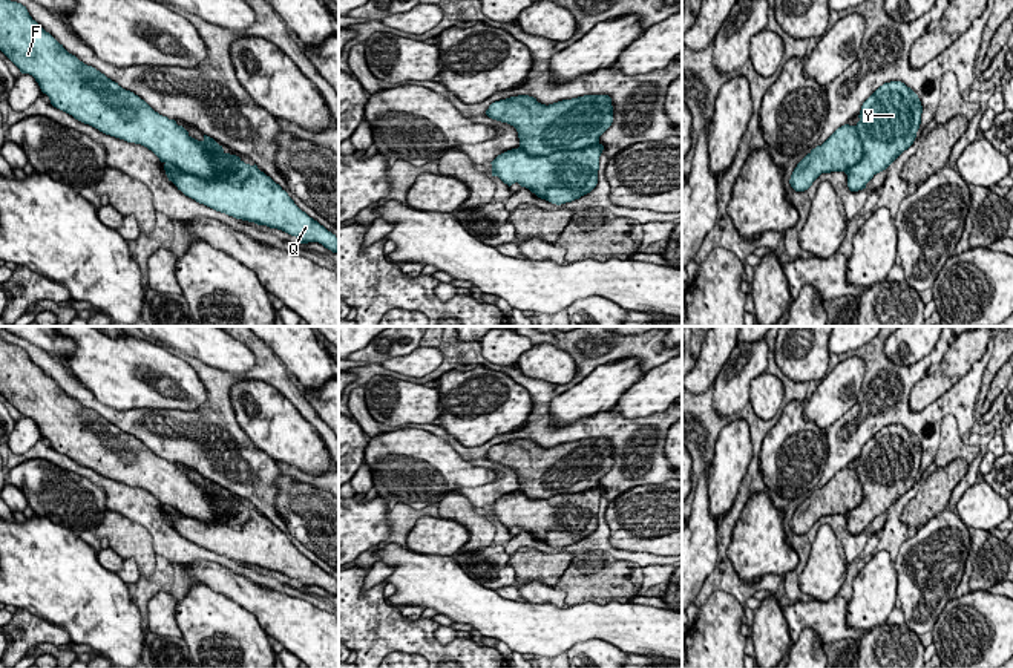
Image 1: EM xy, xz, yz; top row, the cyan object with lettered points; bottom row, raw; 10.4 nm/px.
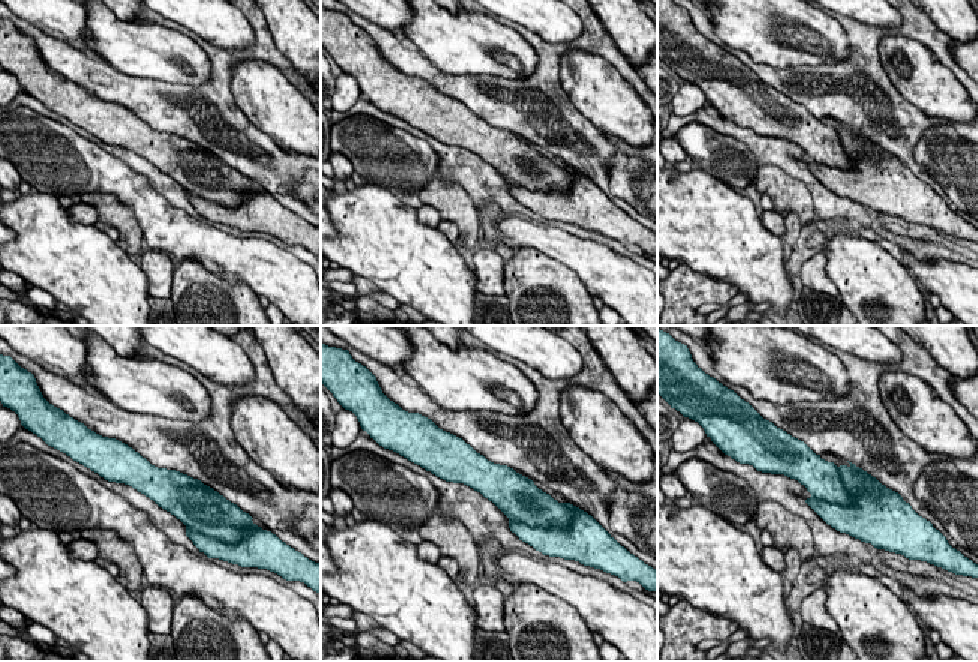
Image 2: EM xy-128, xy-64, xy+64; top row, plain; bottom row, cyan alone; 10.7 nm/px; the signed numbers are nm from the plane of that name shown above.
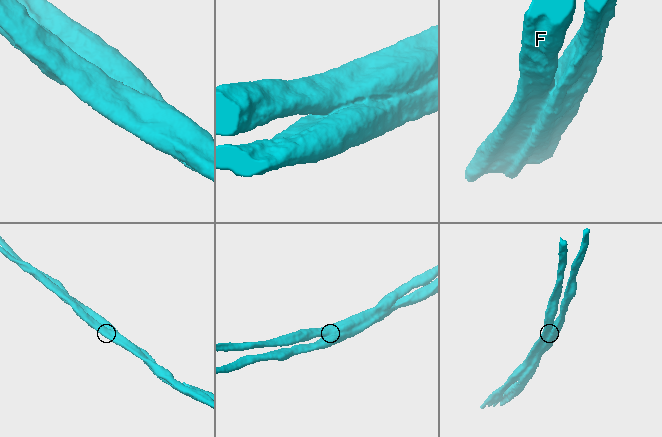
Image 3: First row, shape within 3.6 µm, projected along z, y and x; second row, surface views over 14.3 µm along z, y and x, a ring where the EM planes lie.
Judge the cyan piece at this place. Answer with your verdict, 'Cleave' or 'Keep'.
Cleave

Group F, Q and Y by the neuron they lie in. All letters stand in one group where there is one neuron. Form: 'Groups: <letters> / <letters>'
Groups: F / Q Y

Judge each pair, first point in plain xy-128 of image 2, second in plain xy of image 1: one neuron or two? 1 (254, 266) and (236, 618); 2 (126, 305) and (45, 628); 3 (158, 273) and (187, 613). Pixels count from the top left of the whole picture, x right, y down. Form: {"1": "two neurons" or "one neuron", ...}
{"1": "two neurons", "2": "two neurons", "3": "two neurons"}

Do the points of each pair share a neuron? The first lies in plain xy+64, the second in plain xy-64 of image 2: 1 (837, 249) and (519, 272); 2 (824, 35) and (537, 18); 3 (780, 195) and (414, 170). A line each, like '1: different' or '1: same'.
1: same
2: different
3: different

